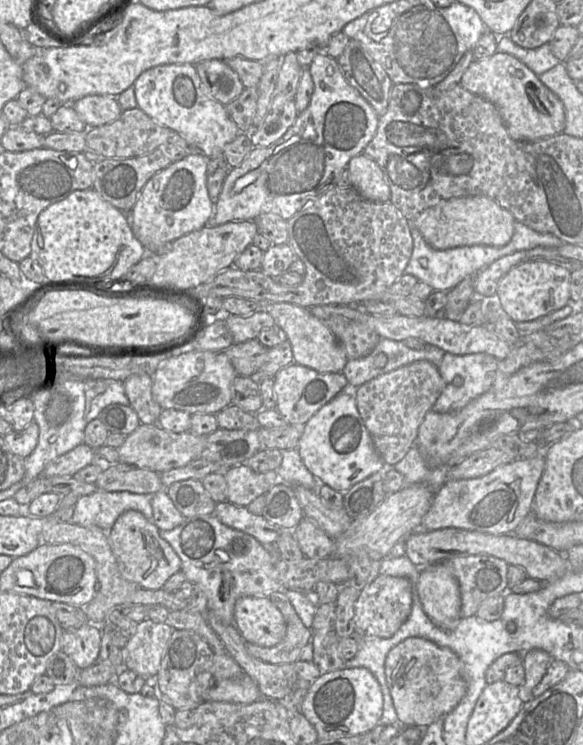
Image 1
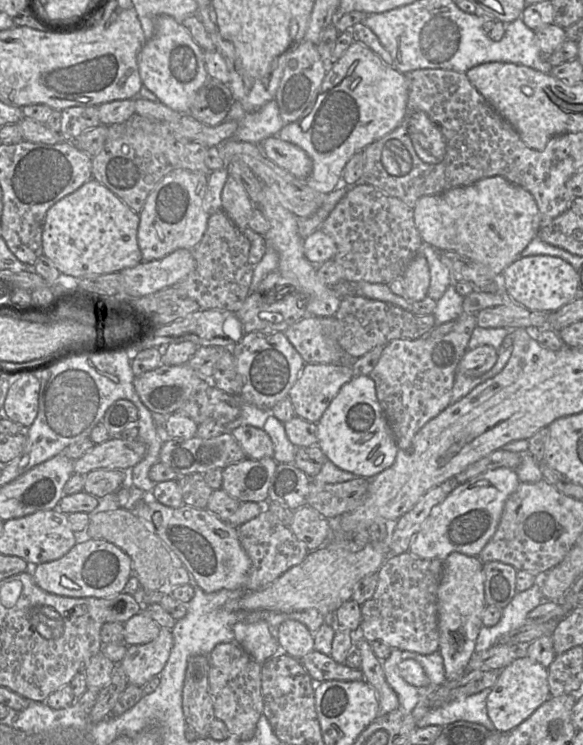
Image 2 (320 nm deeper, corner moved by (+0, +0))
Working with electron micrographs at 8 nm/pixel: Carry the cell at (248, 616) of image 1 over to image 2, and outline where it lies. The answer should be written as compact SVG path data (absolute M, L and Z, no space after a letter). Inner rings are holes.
M286 620L277 629L280 648L296 659L301 659L314 650L314 633L297 620Z

